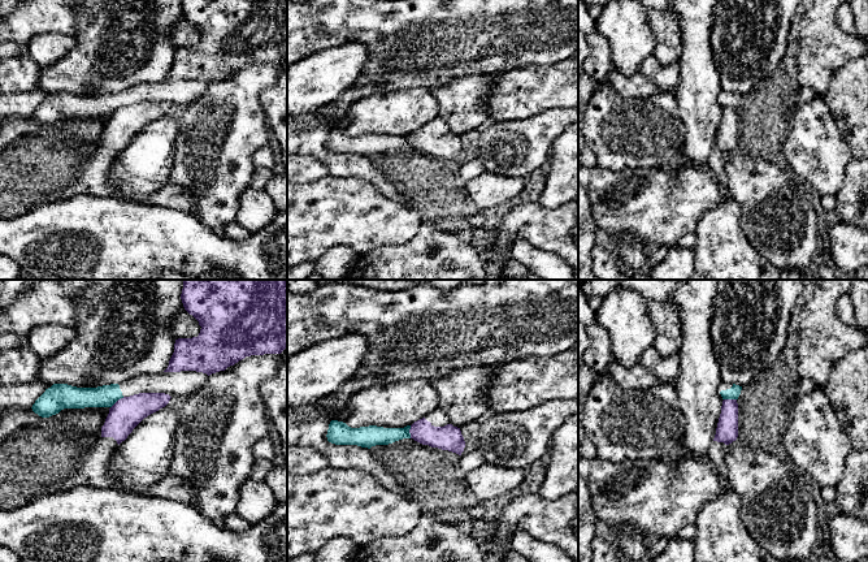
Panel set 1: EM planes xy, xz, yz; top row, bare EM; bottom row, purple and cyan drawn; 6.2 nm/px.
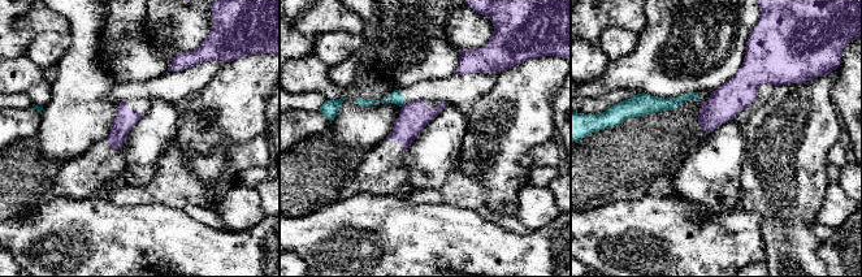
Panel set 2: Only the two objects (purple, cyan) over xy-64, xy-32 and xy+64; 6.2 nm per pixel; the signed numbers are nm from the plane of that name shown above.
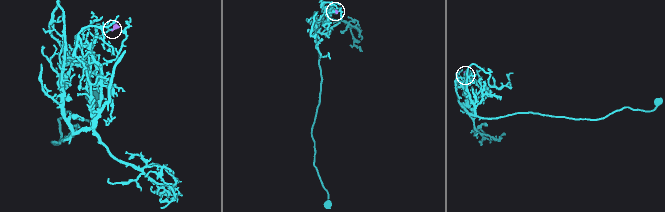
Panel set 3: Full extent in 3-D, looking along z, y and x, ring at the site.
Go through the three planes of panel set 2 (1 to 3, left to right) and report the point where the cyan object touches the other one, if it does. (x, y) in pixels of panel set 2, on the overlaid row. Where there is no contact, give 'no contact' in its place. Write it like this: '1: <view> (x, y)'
1: no contact
2: xy-32 (403, 105)
3: no contact

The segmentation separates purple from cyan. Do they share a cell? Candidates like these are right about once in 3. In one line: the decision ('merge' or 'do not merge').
do not merge

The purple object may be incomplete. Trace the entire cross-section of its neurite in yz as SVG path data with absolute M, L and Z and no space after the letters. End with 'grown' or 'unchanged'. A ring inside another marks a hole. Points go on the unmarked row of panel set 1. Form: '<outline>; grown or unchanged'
M724 108L715 147L707 161L706 170L722 190L722 196L729 198L726 190L726 155L738 146L738 112L737 108Z; grown

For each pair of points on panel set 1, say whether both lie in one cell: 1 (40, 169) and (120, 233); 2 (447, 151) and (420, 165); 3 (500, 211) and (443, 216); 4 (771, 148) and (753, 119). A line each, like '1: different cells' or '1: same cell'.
1: different cells
2: different cells
3: same cell
4: same cell

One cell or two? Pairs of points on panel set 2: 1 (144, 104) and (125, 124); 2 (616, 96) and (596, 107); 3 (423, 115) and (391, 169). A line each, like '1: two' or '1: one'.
1: one
2: one
3: one

